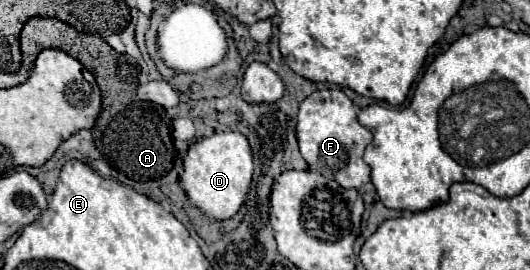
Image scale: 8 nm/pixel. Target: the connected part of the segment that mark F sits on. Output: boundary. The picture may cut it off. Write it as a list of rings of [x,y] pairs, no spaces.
[[[338,87],[314,91],[304,99],[298,111],[296,137],[300,143],[300,153],[312,171],[338,181],[346,189],[360,189],[370,183],[370,165],[364,163],[362,155],[366,145],[372,143],[372,135],[356,119],[358,107],[346,97]]]

